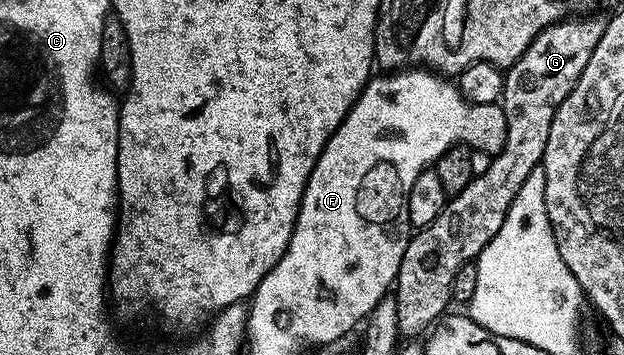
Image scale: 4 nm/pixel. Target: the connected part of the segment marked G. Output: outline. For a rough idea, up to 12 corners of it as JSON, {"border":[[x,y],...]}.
{"border":[[605,19],[549,24],[505,69],[506,142],[411,235],[397,333],[447,315],[542,163]]}

